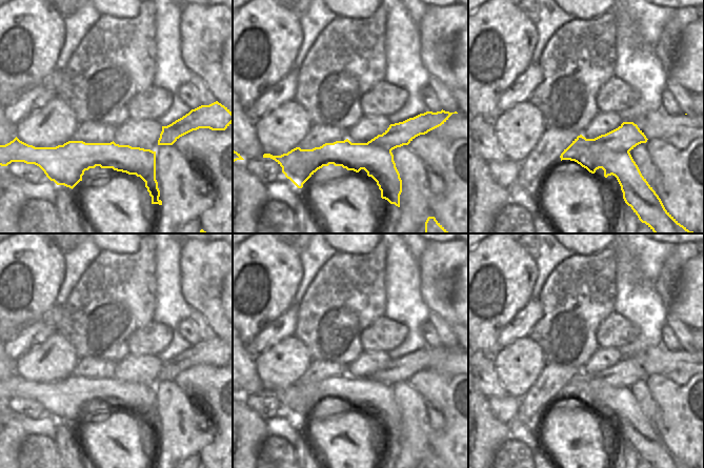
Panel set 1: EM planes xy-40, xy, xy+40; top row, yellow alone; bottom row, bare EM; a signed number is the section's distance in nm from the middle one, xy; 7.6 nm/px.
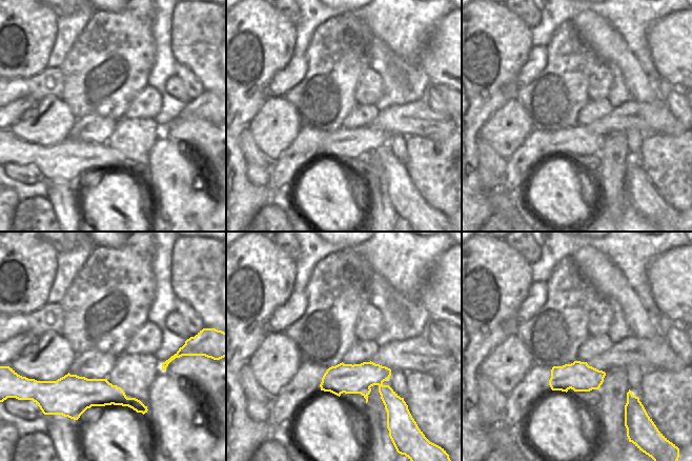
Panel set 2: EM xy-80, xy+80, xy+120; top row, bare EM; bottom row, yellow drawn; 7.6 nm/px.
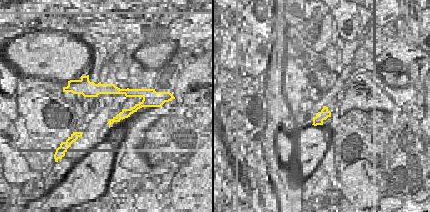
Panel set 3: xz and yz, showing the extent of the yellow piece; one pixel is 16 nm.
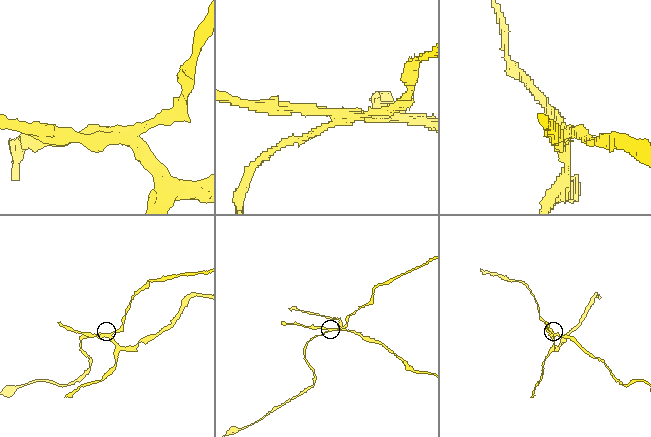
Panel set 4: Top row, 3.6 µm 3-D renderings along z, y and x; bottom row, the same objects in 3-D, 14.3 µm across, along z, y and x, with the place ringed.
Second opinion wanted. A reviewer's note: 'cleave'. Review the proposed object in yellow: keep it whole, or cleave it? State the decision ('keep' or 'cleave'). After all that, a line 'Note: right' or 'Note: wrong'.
cleave
Note: right

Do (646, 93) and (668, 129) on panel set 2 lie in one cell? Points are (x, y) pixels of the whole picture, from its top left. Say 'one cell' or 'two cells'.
one cell

